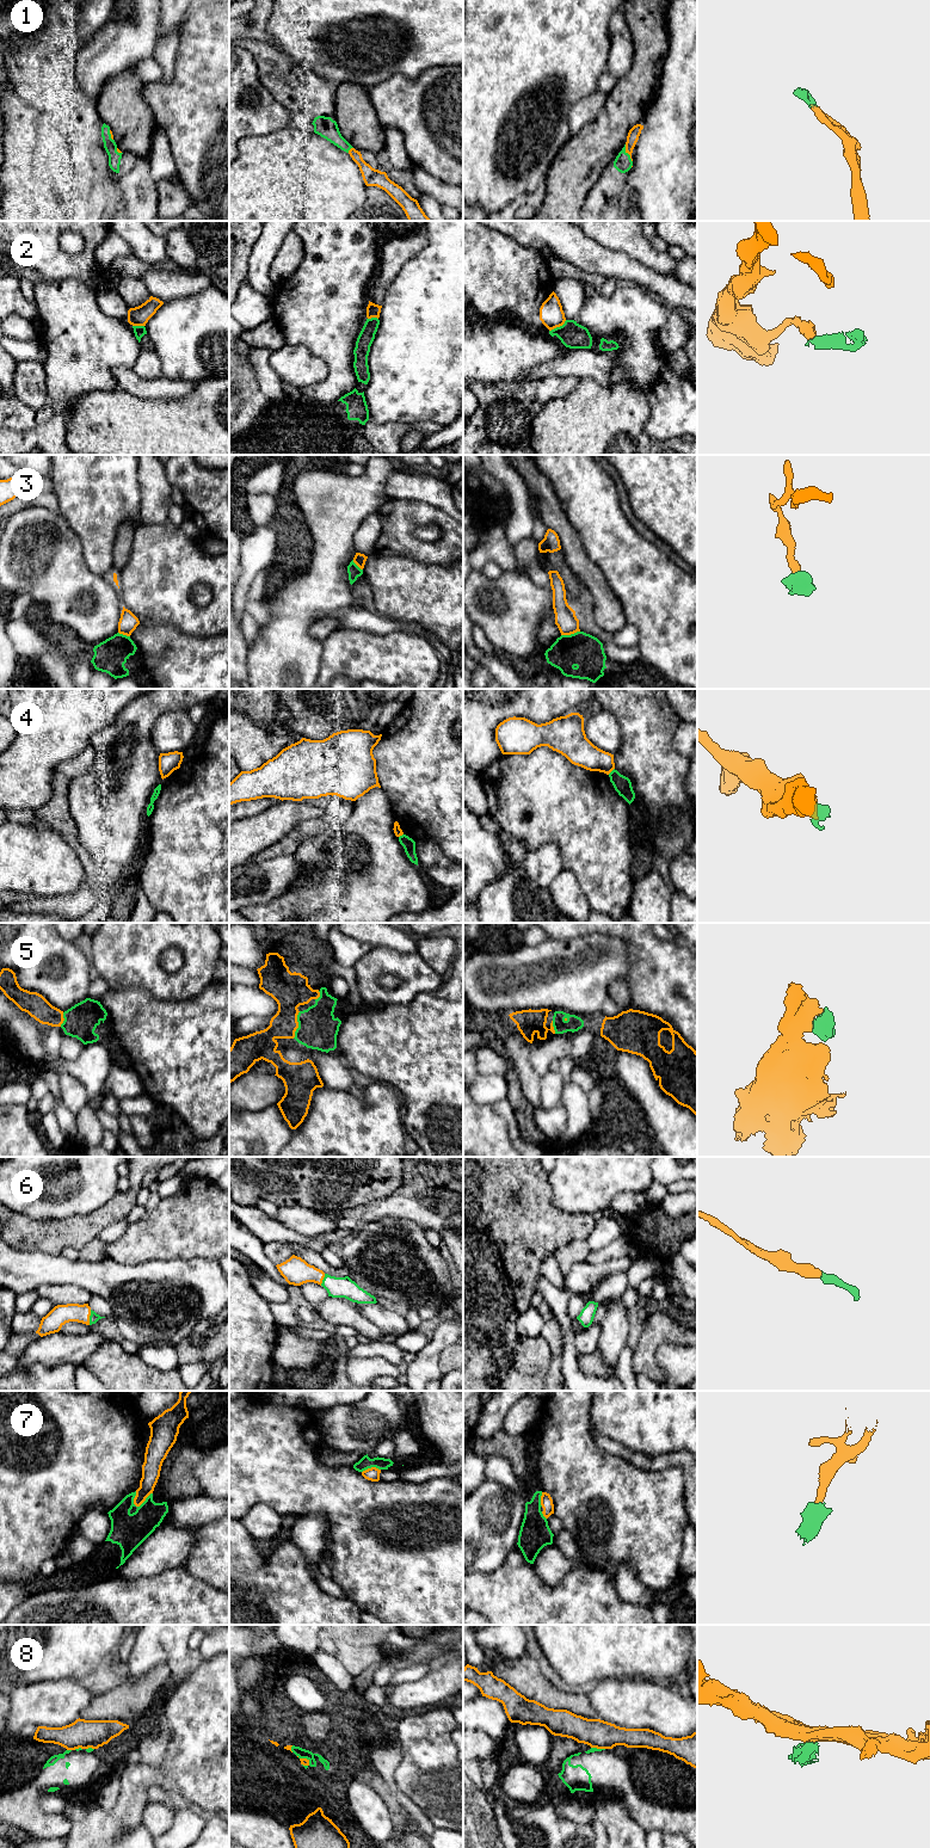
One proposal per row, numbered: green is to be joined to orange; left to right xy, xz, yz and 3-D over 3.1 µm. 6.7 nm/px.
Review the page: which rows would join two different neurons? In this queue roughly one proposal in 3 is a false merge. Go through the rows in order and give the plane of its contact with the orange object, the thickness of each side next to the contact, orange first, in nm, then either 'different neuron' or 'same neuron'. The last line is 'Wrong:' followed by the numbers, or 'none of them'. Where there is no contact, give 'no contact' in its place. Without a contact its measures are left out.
1: contact in yz; calibres 80 and 120 nm; same neuron
2: contact in yz; calibres 160 and 170 nm; different neuron
3: contact in yz; calibres 140 and 240 nm; different neuron
4: contact in yz; calibres 190 and 120 nm; different neuron
5: contact in xz; calibres 240 and 260 nm; same neuron
6: contact in xy; calibres 140 and 60 nm; same neuron
7: contact in xy; calibres 130 and 240 nm; different neuron
8: contact in xz; calibres 50 and 70 nm; different neuron
Wrong: 2, 3, 4, 7, 8

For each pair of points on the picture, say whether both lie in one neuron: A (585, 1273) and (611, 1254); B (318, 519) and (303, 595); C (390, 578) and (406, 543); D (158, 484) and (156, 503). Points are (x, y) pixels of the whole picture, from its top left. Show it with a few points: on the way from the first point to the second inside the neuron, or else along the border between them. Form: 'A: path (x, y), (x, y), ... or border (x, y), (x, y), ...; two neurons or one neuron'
A: border (627, 1255), (603, 1262), (586, 1261); two neurons
B: path (322, 538), (322, 576); one neuron
C: border (375, 553), (408, 556), (427, 564); two neurons
D: path (156, 488), (156, 498); one neuron

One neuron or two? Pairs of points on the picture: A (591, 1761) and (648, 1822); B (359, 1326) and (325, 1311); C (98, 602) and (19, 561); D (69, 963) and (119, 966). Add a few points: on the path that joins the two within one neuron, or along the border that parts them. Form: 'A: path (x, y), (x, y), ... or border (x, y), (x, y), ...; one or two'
A: path (608, 1773), (638, 1805); one
B: path (351, 1318), (346, 1313), (333, 1311); one
C: path (79, 598), (42, 561), (38, 561); one
D: border (86, 949), (93, 972); two

